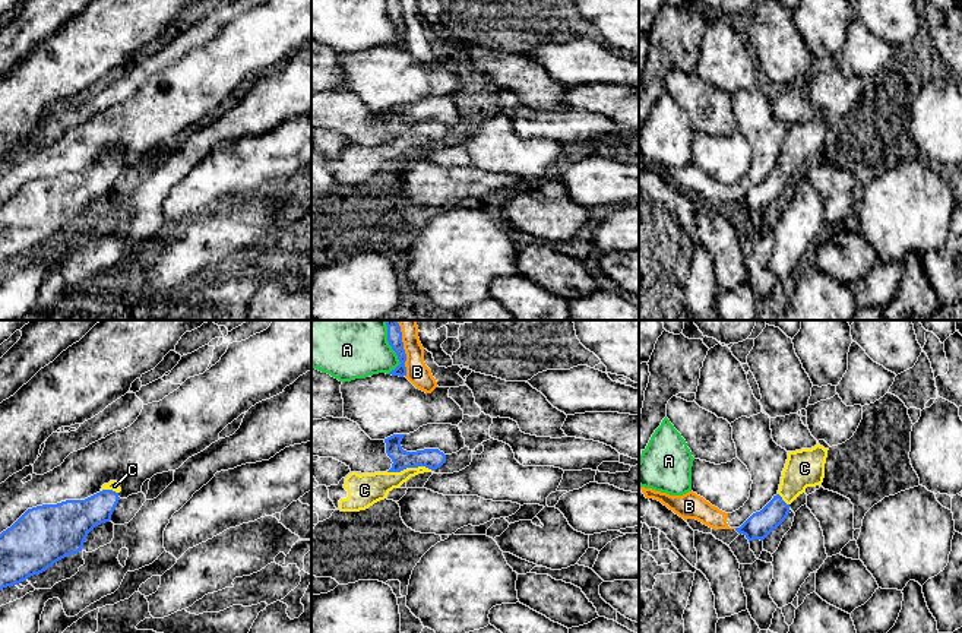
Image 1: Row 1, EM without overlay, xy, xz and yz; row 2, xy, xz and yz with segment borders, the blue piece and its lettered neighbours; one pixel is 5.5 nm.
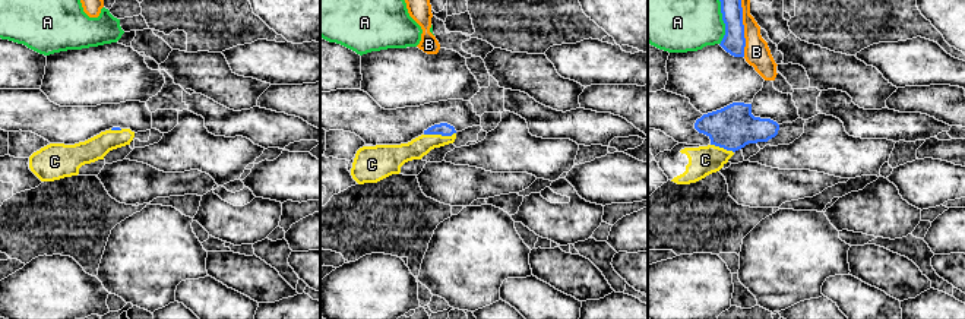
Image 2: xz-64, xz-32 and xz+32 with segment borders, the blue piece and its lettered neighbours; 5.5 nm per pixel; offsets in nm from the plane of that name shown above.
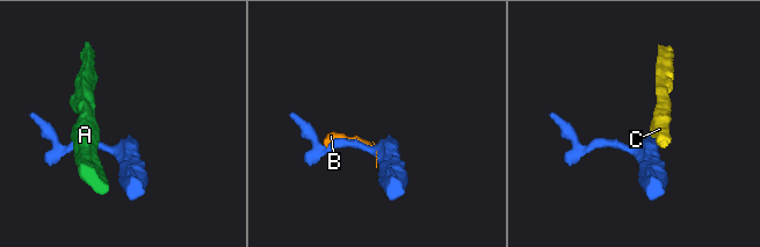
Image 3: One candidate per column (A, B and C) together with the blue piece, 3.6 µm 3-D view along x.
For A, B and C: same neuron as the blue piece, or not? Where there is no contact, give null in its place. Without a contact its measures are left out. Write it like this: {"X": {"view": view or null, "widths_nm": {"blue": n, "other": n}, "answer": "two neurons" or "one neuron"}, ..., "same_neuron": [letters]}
{"A": {"view": "xz", "widths_nm": {"blue": 80, "other": 280}, "answer": "two neurons"}, "B": {"view": "xz", "widths_nm": {"blue": 80, "other": 120}, "answer": "two neurons"}, "C": {"view": "xz", "widths_nm": {"blue": 110, "other": 170}, "answer": "one neuron"}, "same_neuron": ["C"]}

